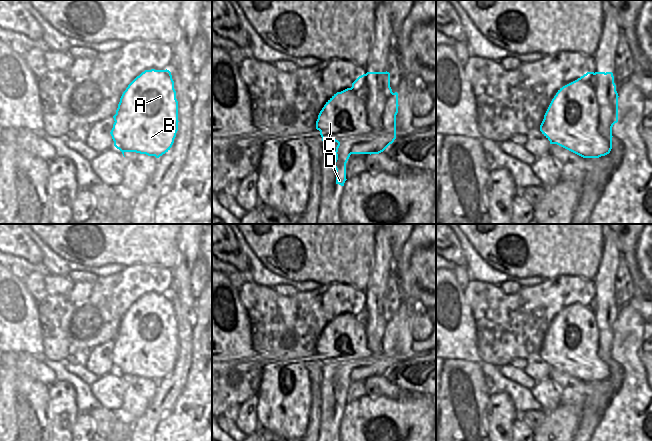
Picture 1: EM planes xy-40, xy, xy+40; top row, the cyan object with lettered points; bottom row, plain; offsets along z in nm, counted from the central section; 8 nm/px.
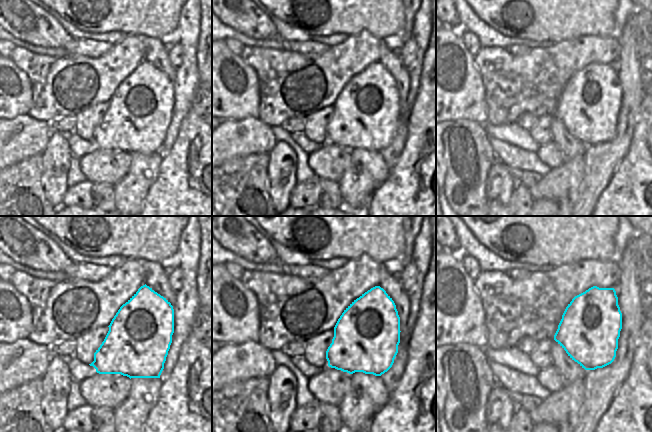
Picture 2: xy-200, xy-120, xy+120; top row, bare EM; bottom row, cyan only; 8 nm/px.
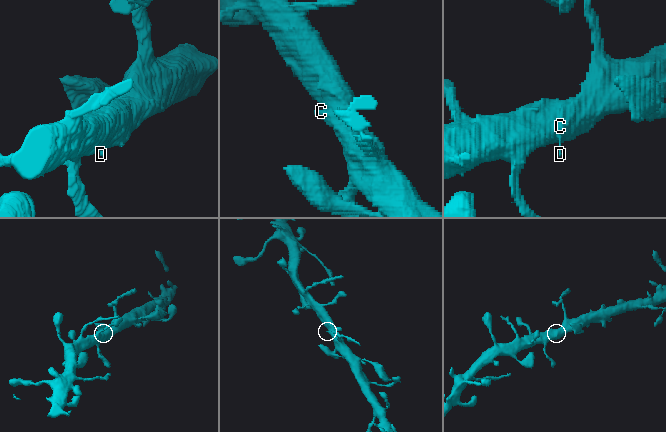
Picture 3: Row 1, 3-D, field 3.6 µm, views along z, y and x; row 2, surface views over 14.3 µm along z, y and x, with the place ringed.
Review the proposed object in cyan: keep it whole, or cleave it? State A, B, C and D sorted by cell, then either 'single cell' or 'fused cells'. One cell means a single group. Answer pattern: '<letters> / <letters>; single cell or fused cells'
A B C D; single cell

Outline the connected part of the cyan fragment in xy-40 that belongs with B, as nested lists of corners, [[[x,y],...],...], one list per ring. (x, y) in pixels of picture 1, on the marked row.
[[[145,70],[137,76],[123,92],[116,114],[113,116],[114,124],[110,132],[114,146],[123,156],[125,152],[136,152],[159,158],[170,150],[178,131],[178,101],[174,89],[174,81],[169,70]]]

